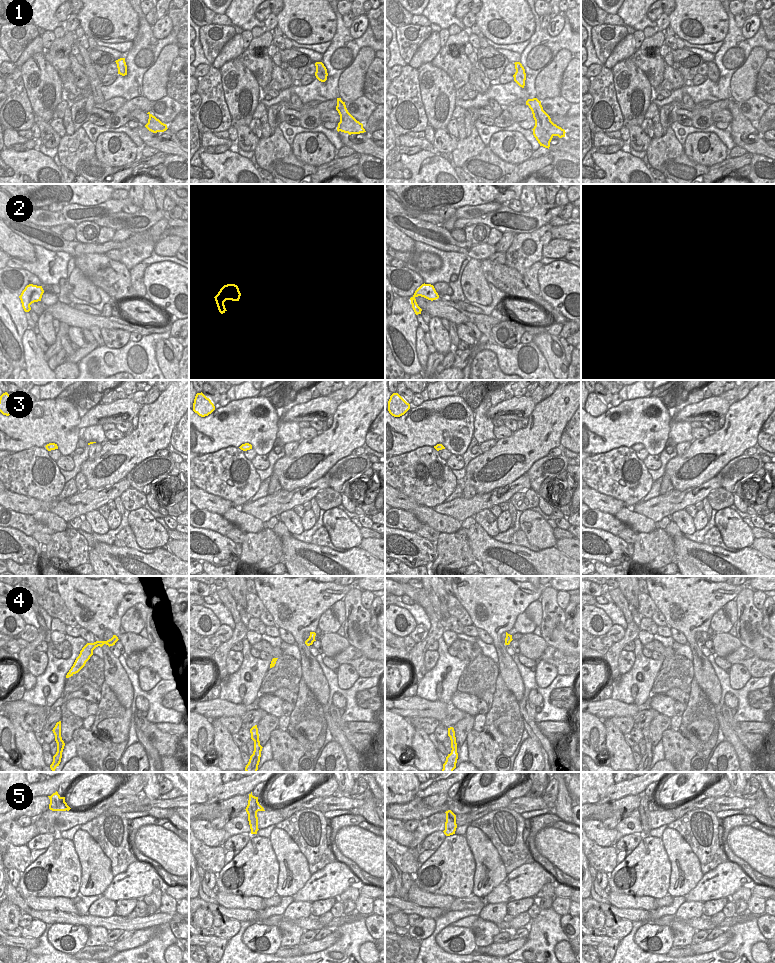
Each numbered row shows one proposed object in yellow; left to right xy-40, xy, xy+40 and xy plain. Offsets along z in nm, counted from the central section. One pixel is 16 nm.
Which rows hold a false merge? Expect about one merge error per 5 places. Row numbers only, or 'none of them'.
4

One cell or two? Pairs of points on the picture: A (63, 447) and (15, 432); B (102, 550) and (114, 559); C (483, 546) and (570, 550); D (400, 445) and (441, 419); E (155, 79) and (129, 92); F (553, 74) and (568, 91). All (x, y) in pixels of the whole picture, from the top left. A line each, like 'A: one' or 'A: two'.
A: one
B: one
C: two
D: one
E: two
F: two

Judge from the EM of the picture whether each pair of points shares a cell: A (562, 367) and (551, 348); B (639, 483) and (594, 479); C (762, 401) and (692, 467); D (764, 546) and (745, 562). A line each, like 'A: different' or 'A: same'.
A: same
B: same
C: same
D: different

